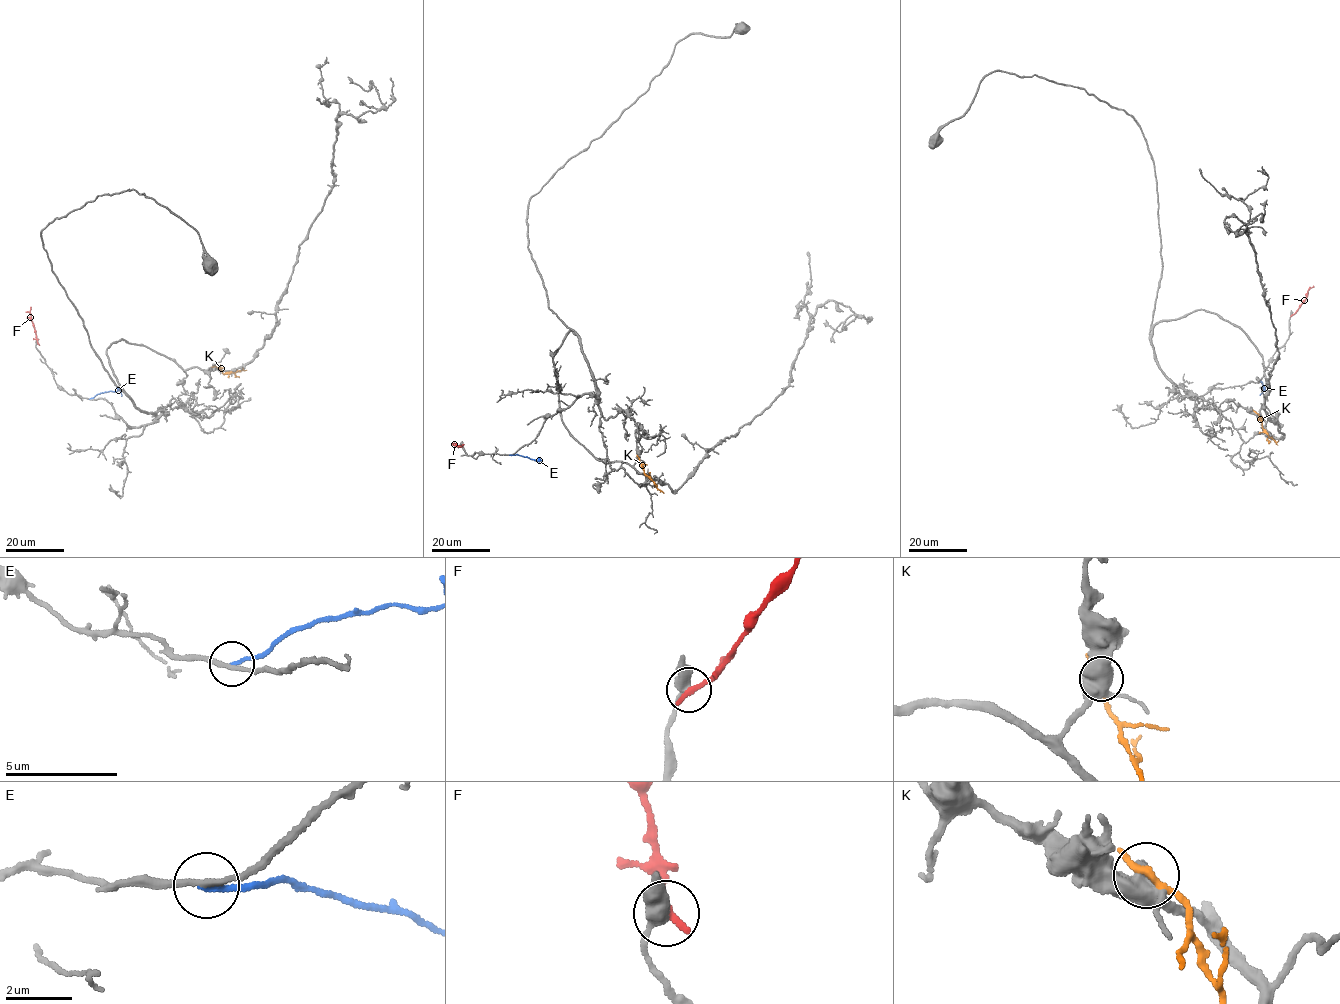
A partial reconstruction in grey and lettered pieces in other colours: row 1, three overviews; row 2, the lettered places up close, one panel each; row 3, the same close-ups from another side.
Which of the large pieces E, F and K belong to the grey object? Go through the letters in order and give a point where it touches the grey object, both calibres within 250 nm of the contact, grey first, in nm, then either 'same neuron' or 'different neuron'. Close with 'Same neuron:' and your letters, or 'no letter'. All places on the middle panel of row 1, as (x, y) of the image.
E: (510, 455) | 200/160 nm | different neuron
F: (462, 445) | 440/280 nm | different neuron
K: (638, 458) | 480/300 nm | different neuron
Same neuron: no letter

